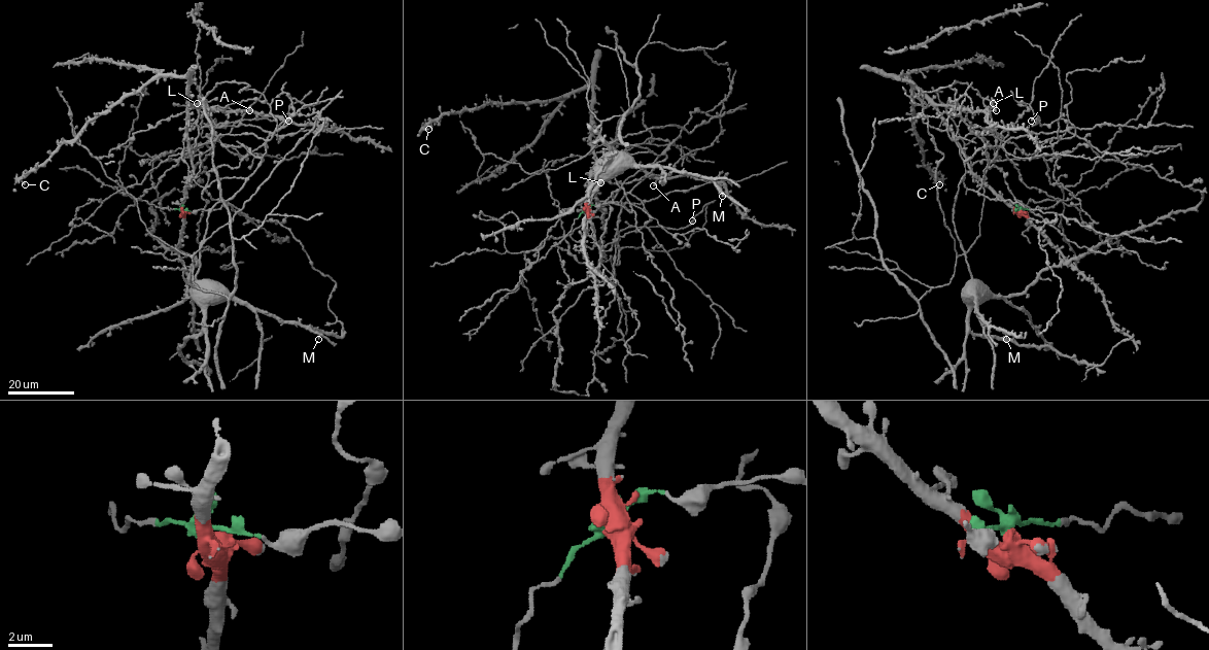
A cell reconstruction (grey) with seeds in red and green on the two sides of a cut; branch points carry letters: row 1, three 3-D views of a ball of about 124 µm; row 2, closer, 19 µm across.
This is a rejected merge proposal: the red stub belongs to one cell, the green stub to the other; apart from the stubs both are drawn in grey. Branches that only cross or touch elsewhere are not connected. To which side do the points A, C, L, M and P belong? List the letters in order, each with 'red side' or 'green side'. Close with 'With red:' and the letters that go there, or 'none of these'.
A: red side
C: red side
L: green side
M: green side
P: green side
With red: A, C

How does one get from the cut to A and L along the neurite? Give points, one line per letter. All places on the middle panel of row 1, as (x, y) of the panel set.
A: (585, 210), (589, 171), (595, 162), (591, 145), (592, 126), (627, 161), (657, 179), (654, 185)
L: (585, 210), (613, 202), (631, 211), (609, 157), (663, 154), (680, 137), (674, 145), (634, 144), (600, 182)

